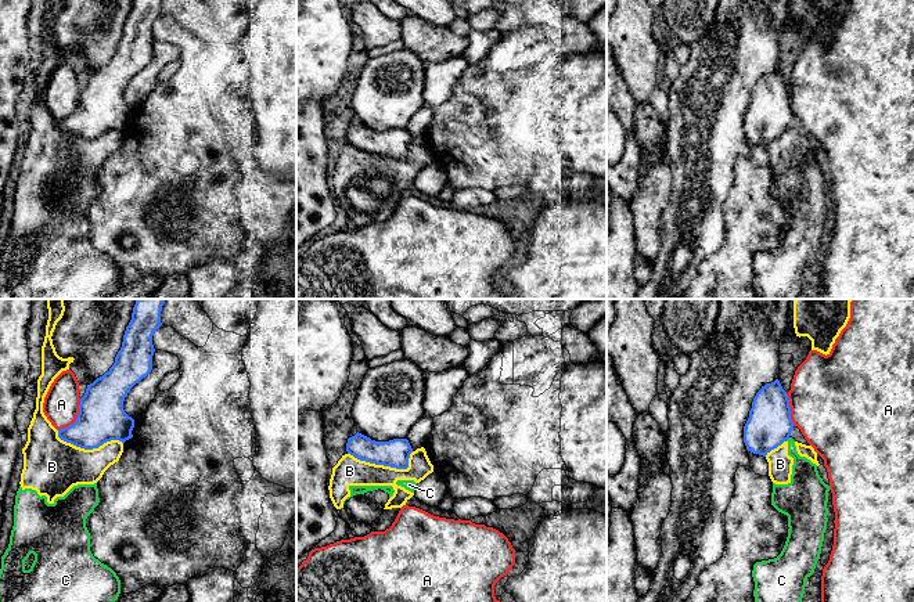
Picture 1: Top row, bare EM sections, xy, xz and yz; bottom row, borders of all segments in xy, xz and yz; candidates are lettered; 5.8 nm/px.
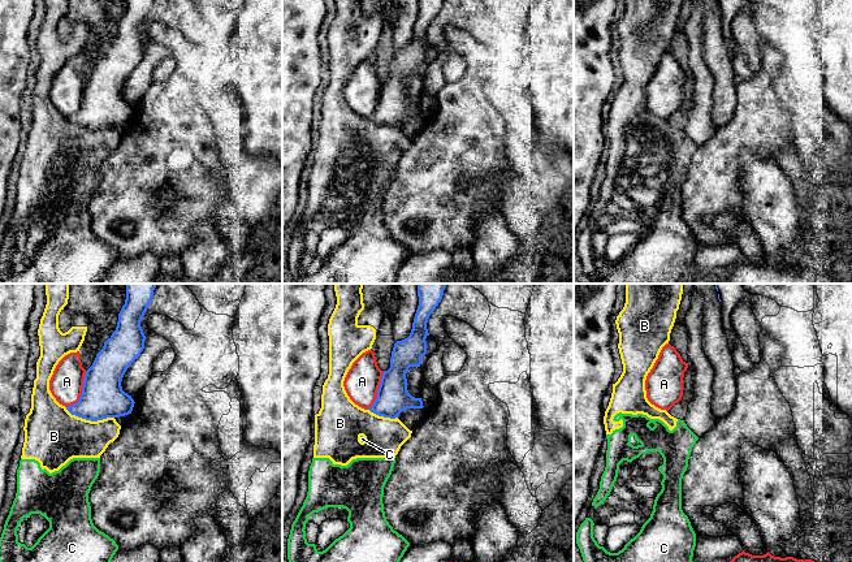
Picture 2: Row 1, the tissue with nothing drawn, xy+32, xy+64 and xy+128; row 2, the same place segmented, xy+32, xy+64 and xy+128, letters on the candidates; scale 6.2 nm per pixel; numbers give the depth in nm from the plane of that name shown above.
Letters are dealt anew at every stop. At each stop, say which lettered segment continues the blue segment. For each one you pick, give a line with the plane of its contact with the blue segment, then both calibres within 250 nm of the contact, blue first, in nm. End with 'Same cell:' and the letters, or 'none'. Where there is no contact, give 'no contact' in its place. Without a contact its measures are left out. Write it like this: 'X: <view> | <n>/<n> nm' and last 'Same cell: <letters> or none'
Same cell: none

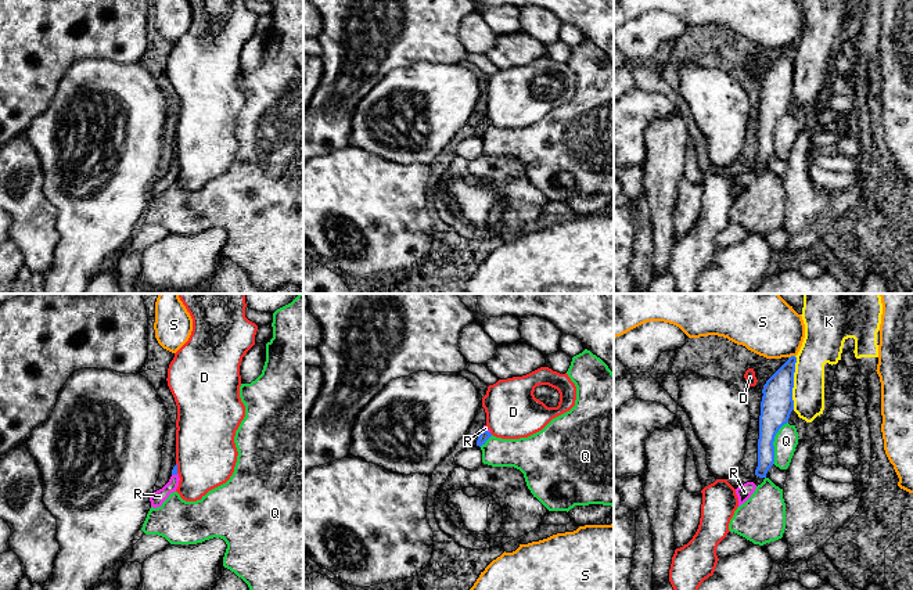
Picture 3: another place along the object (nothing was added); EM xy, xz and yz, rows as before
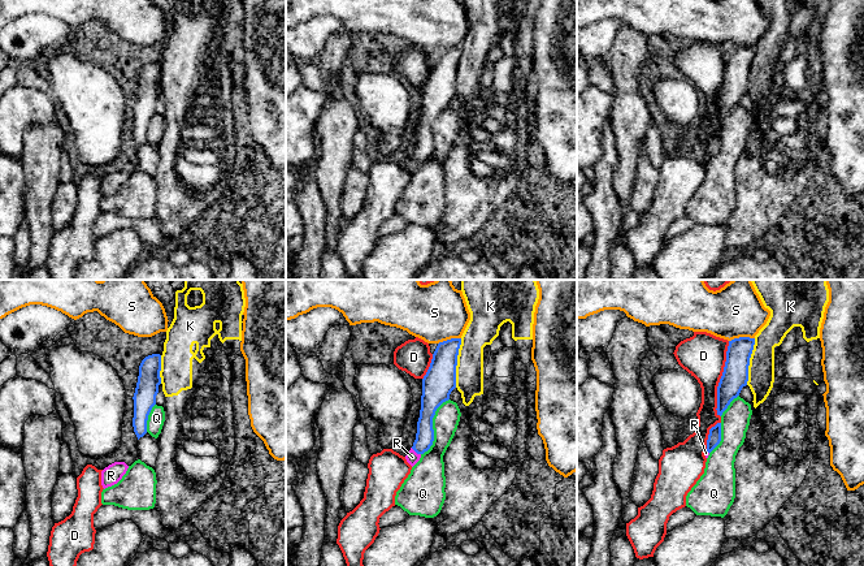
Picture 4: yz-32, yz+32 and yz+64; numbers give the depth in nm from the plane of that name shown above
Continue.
R: xz | 60/30 nm
Same cell: R

